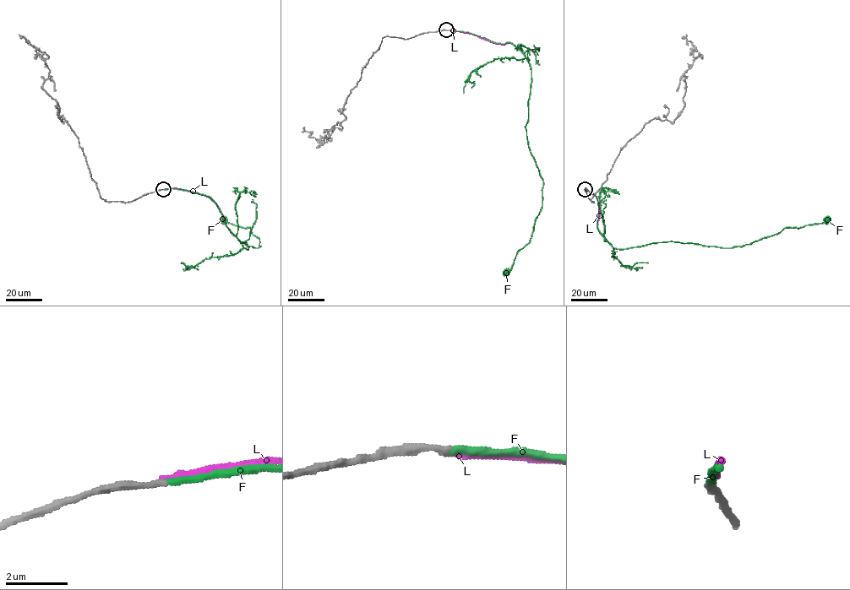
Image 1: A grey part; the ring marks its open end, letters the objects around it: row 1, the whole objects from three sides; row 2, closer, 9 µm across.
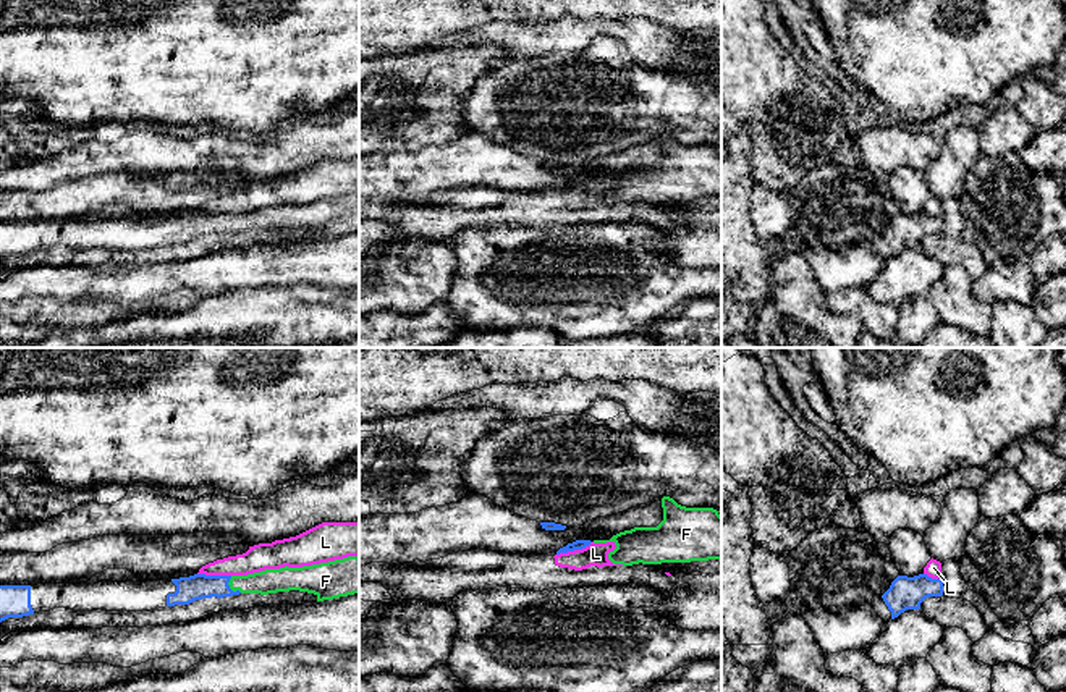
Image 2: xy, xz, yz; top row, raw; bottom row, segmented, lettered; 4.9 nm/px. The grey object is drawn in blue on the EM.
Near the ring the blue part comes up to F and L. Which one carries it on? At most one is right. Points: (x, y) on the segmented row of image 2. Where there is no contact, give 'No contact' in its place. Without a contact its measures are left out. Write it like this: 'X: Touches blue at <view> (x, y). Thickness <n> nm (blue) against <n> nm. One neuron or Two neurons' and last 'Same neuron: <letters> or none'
F: Touches blue at xy (228, 587). Thickness 130 nm (blue) against 130 nm. One neuron
L: Touches blue at xz (575, 548). Thickness 50 nm (blue) against 110 nm. Two neurons
Same neuron: F

